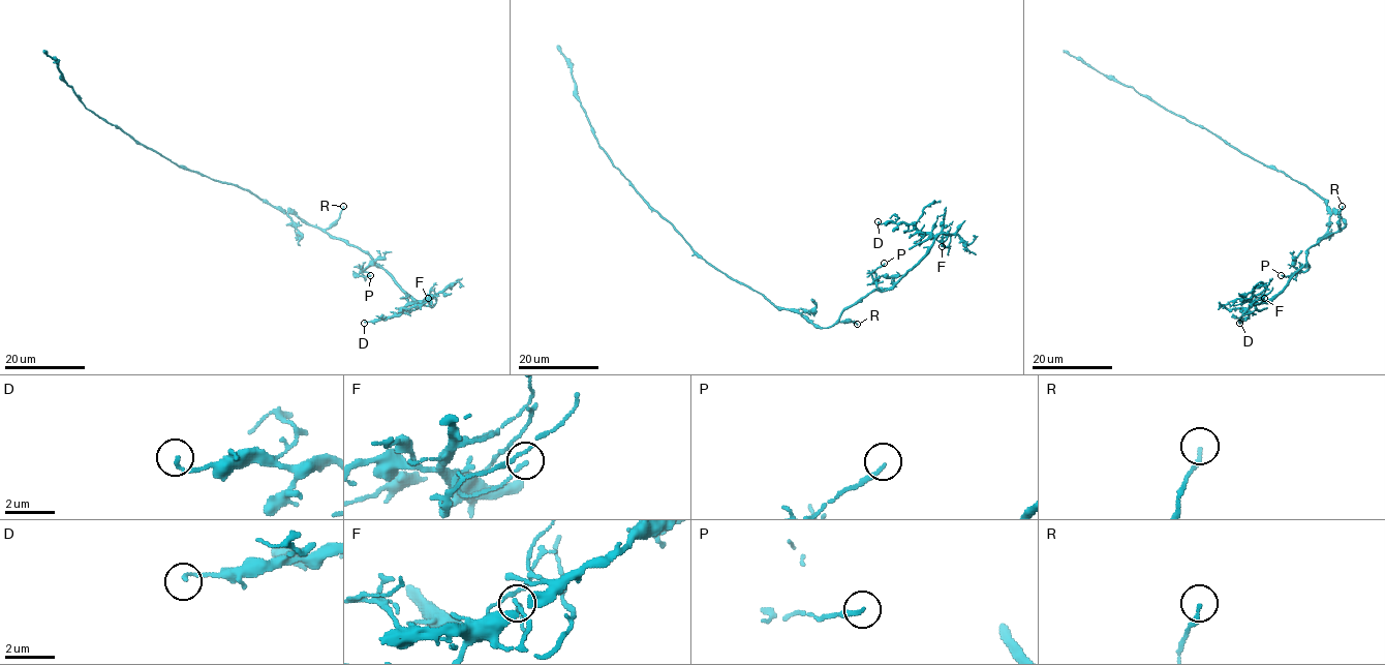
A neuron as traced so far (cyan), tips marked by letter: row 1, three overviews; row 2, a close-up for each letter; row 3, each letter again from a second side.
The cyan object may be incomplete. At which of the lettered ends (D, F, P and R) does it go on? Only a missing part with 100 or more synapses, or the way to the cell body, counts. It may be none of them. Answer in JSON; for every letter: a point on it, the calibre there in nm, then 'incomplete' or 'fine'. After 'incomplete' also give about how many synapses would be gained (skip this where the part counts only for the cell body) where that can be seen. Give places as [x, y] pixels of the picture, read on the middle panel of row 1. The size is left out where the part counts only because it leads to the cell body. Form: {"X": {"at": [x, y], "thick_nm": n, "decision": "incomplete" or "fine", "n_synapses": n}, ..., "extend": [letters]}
{"D": {"at": [878, 221], "thick_nm": 140, "decision": "fine"}, "F": {"at": [942, 246], "thick_nm": 90, "decision": "fine"}, "P": {"at": [884, 263], "thick_nm": 170, "decision": "fine"}, "R": {"at": [857, 324], "thick_nm": 180, "decision": "fine"}, "extend": []}

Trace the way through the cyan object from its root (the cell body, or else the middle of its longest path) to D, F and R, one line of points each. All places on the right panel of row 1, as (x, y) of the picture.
D: (1301, 183), (1320, 195), (1345, 224), (1310, 247), (1305, 263), (1289, 282), (1270, 299), (1252, 304), (1239, 323)
F: (1301, 183), (1320, 195), (1345, 224), (1307, 249), (1305, 263), (1276, 294), (1252, 305), (1264, 298)
R: (1301, 183), (1320, 195), (1328, 209), (1345, 222), (1340, 229), (1342, 206)

